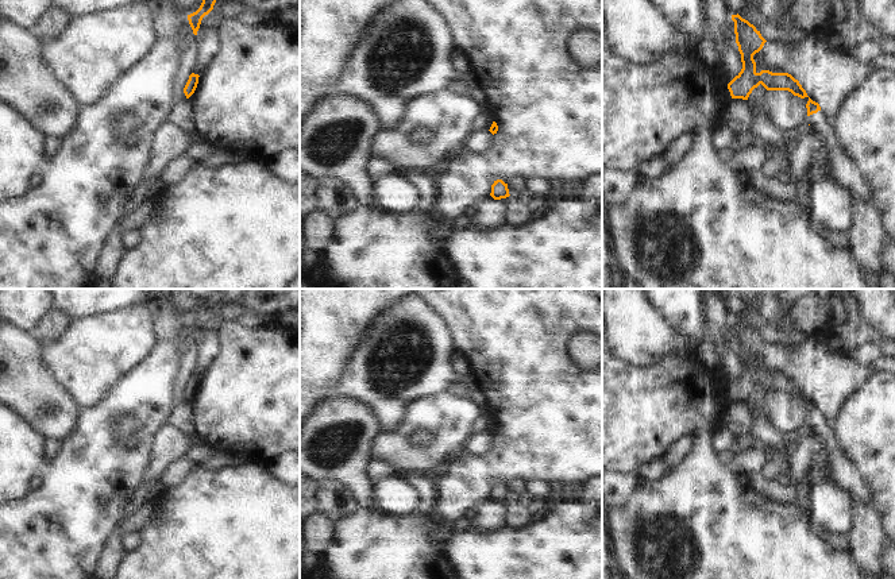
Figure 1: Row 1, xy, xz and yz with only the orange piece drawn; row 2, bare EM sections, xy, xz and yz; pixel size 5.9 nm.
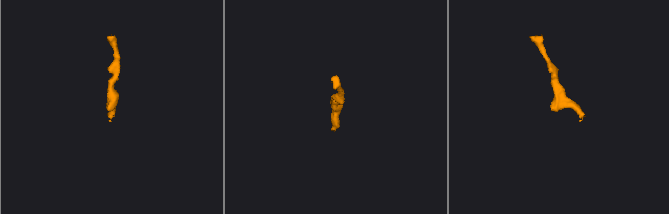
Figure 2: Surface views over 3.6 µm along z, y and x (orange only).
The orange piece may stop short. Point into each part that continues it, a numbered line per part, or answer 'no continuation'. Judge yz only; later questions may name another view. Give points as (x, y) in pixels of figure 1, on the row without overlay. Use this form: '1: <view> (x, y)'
1: yz (844, 474)

